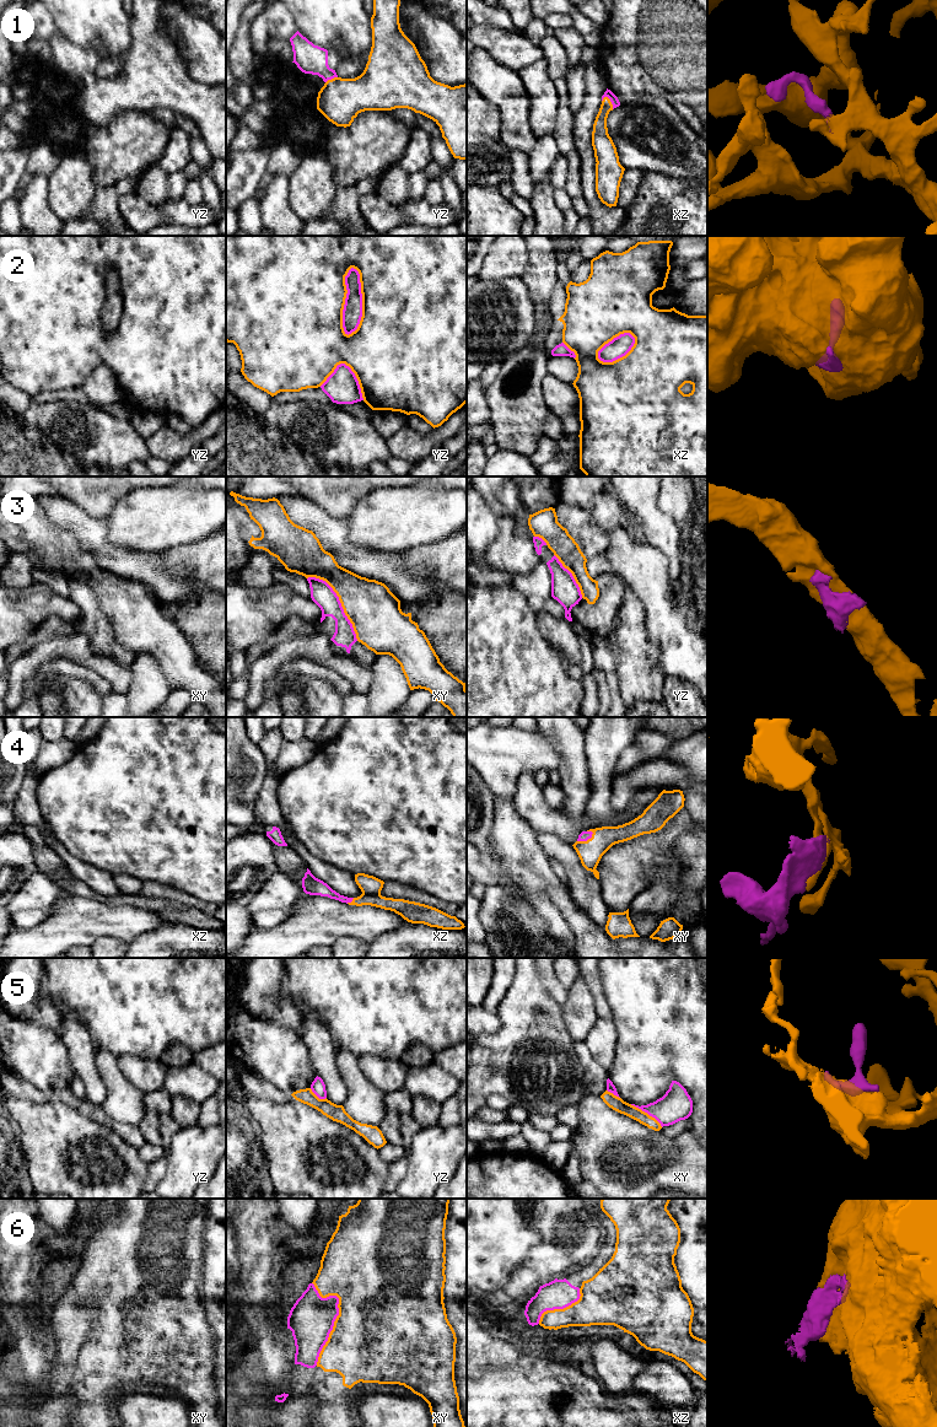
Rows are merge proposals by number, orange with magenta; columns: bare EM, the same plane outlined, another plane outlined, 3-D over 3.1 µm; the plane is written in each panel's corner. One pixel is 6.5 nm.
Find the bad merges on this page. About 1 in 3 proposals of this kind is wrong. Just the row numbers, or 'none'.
2, 3, 5, 6

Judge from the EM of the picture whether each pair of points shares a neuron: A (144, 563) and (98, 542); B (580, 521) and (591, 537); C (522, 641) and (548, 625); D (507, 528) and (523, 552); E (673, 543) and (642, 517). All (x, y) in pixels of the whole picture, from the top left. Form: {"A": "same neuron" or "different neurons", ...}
{"A": "same neuron", "B": "same neuron", "C": "different neurons", "D": "same neuron", "E": "same neuron"}

